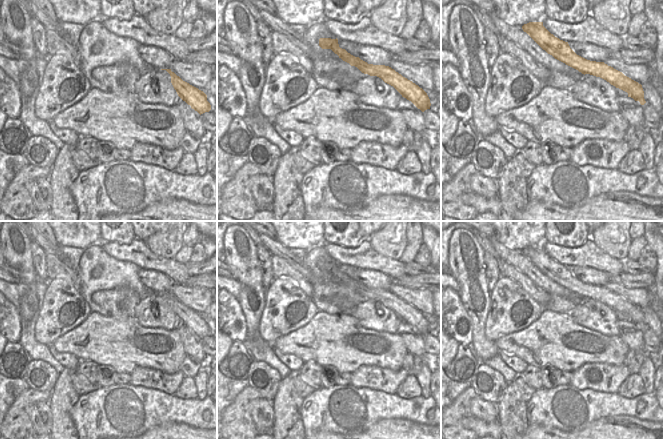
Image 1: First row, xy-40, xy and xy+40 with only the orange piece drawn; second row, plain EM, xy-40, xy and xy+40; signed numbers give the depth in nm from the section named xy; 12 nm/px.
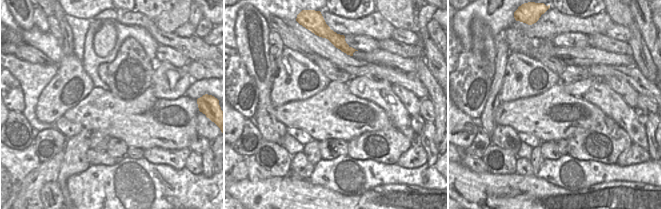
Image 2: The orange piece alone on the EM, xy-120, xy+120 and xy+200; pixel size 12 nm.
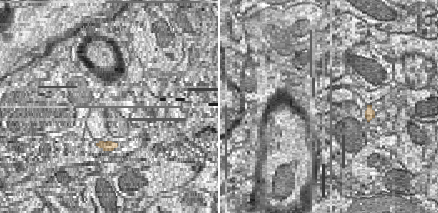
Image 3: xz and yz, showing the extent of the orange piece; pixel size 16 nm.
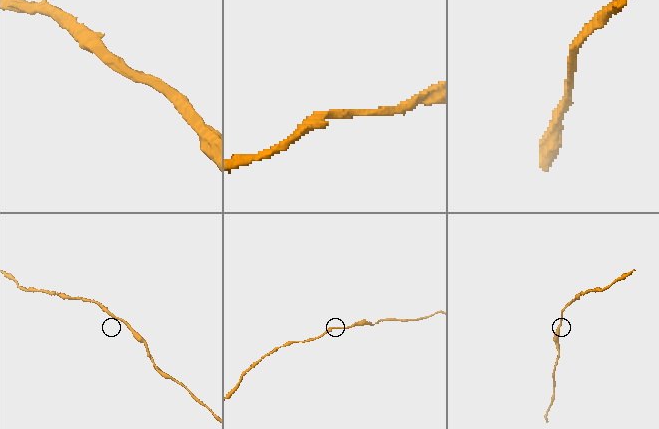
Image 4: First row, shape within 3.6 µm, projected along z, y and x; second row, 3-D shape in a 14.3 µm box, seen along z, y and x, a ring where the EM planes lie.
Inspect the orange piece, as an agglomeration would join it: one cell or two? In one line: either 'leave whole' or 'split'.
leave whole

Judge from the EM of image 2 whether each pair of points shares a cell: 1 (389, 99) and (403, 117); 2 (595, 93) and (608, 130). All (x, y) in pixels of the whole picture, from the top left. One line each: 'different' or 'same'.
1: same
2: different

